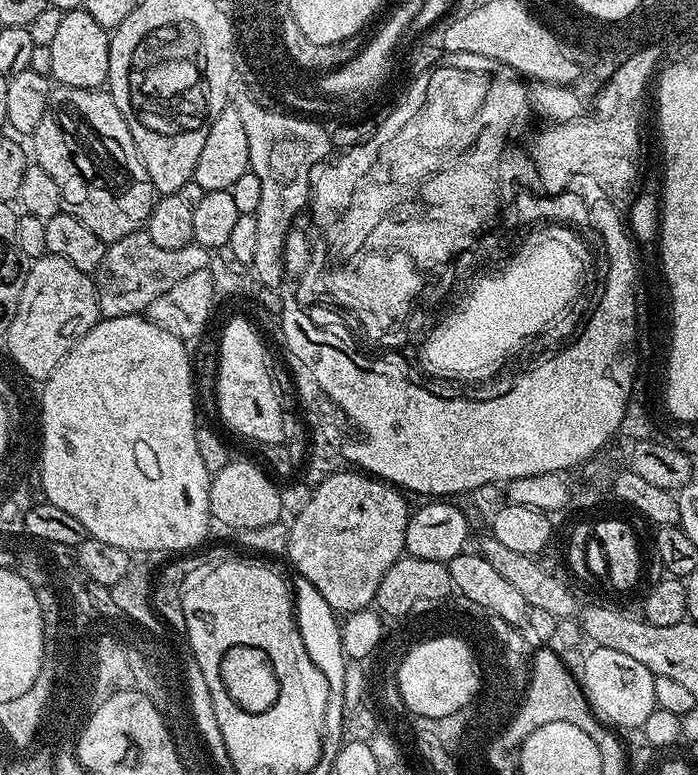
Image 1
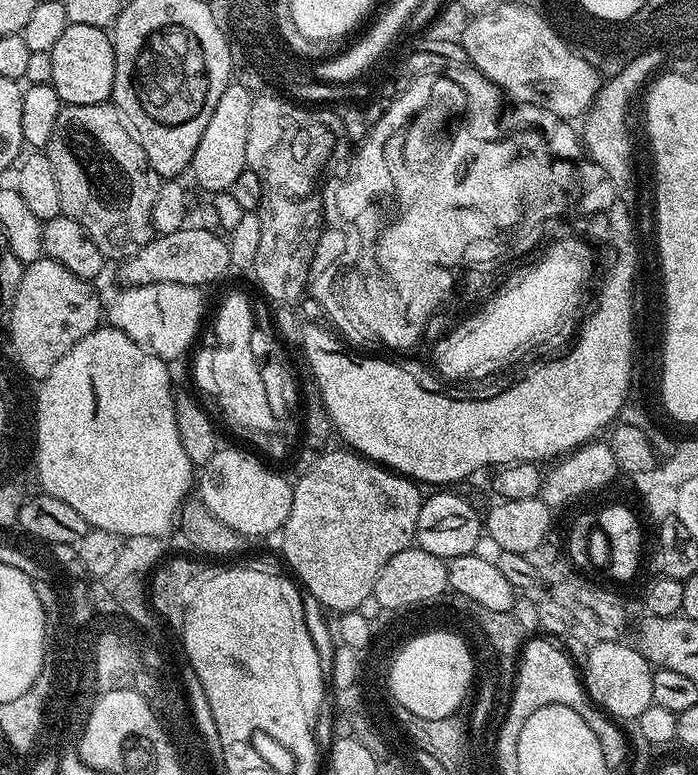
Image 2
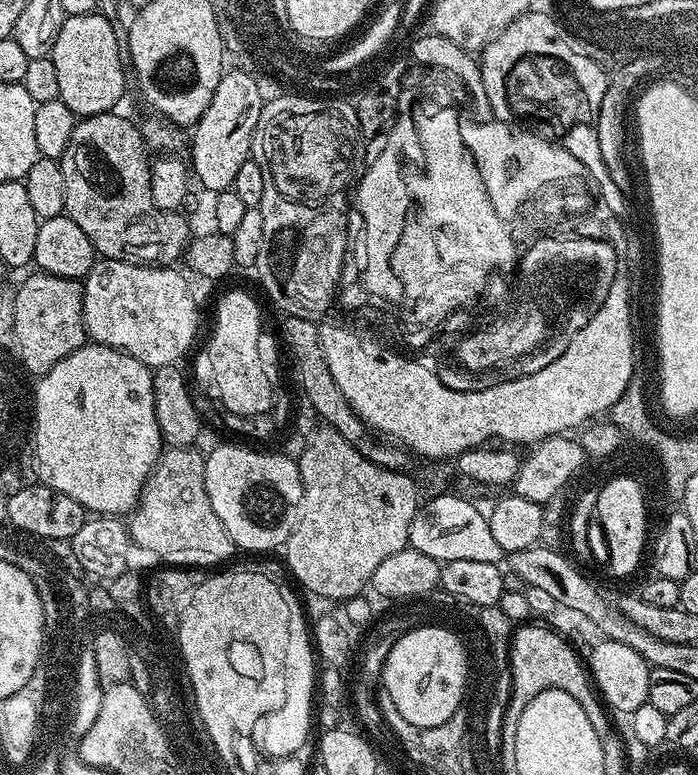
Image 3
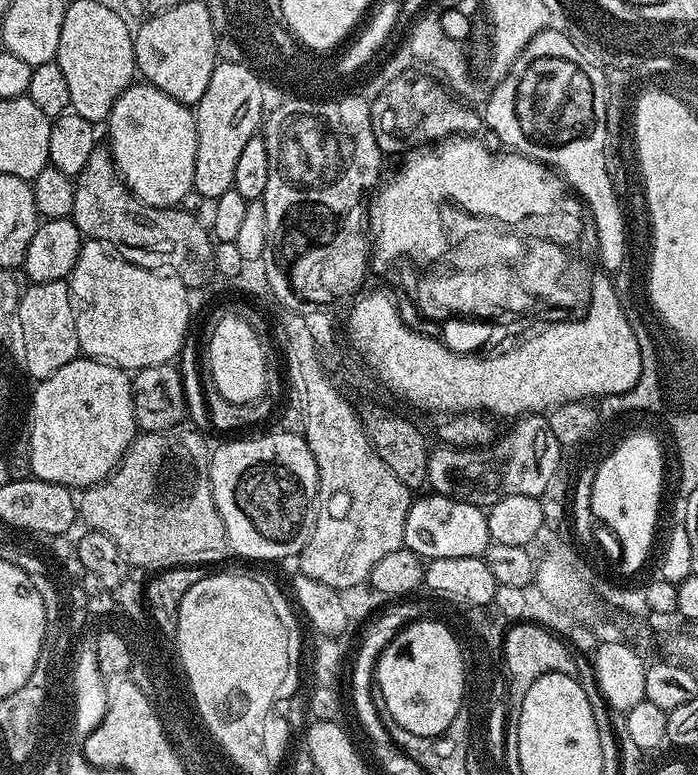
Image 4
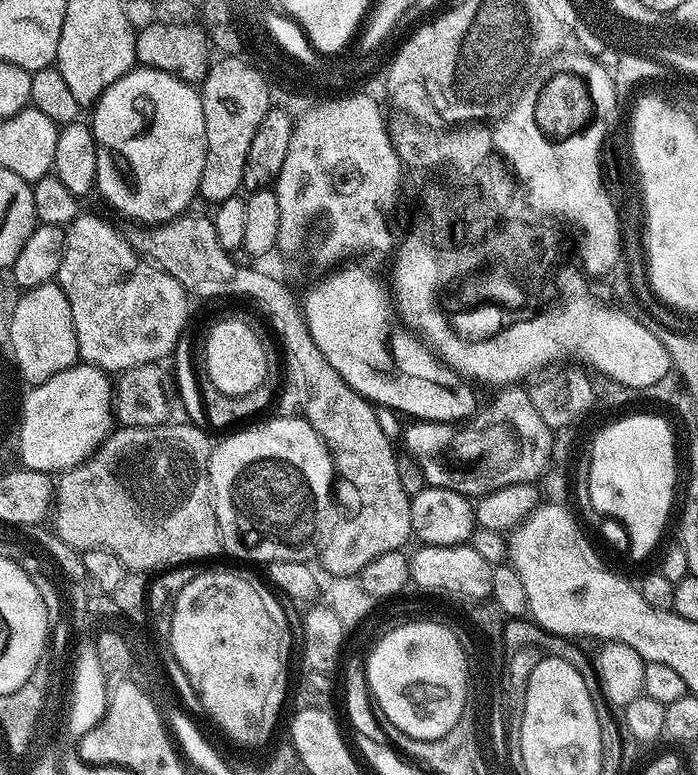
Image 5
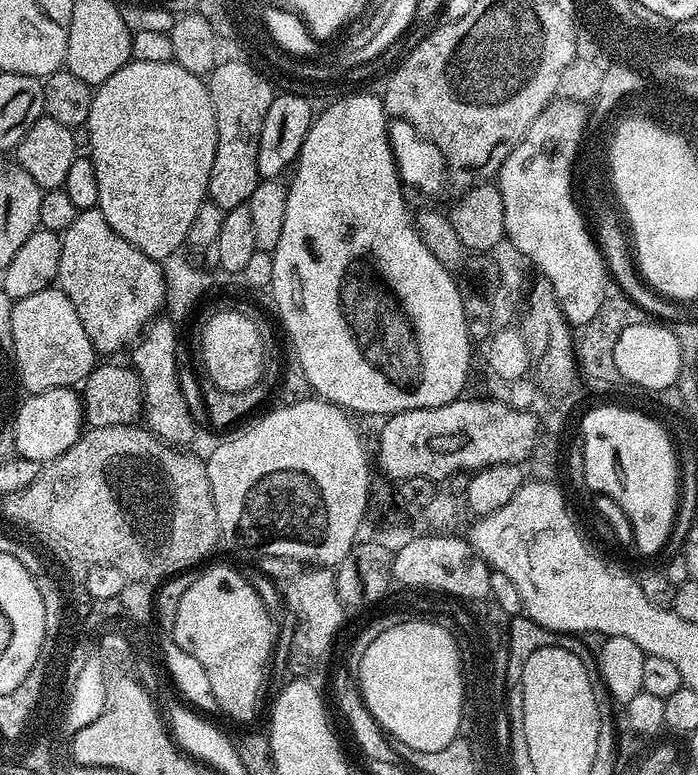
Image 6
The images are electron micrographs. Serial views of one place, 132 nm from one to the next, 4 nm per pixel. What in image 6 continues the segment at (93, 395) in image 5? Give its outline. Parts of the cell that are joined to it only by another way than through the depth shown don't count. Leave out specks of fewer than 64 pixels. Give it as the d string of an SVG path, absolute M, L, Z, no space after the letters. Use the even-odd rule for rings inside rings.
M55 388L31 393L25 399L15 429L15 451L19 455L41 462L57 460L62 453L70 450L70 446L74 446L74 442L78 442L85 427L84 406L81 397L74 393L72 388Z

